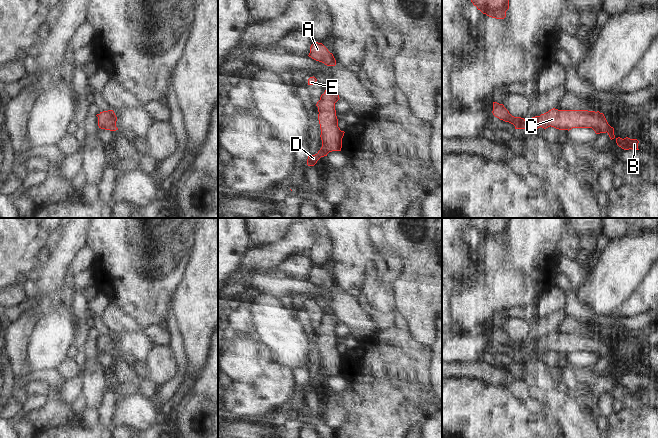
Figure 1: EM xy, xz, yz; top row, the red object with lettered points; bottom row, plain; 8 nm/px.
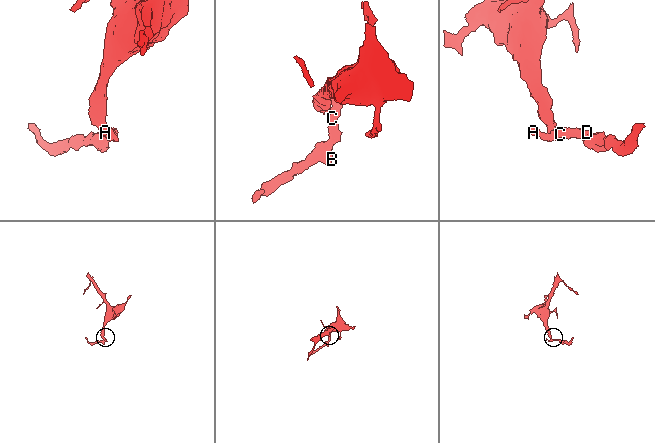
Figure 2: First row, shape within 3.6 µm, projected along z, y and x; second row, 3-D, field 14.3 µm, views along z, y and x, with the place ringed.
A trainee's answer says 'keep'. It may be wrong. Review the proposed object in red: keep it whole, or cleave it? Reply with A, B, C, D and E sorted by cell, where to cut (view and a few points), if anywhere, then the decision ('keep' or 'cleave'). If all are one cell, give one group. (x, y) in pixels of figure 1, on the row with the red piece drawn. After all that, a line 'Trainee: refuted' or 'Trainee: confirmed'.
groups A B C D / E; cut xz (324, 94), (317, 106); cleave
Trainee: refuted

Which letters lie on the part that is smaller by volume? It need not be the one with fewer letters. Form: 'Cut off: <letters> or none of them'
Cut off: A, B, C, D

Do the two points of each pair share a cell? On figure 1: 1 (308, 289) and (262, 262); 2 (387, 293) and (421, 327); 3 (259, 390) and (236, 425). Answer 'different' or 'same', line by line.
1: different
2: different
3: different

